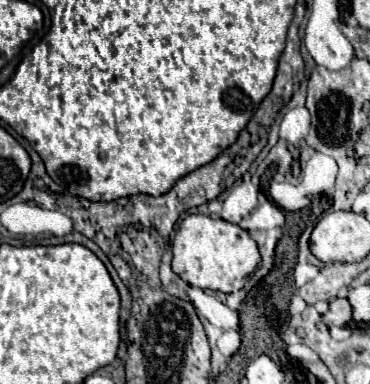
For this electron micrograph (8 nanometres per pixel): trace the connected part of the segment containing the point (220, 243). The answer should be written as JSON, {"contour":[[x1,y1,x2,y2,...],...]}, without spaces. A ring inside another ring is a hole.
{"contour":[[190,214,178,228,172,242,172,270,190,286,212,292,238,292,244,280,260,264,260,254,256,242,236,224,222,218,212,218,206,214]]}

